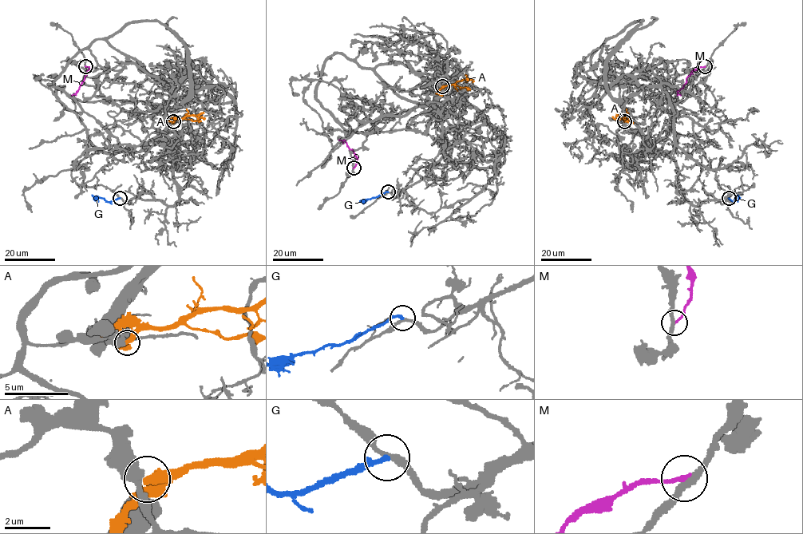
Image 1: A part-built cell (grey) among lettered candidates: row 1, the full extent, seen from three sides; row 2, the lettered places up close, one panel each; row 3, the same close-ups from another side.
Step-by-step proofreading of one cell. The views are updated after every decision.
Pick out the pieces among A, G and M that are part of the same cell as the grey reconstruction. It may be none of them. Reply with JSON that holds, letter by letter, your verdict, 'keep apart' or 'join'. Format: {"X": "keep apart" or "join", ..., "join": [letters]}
{"A": "keep apart", "G": "join", "M": "keep apart", "join": ["G"]}

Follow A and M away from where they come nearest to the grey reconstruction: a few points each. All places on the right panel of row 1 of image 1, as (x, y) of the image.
A: (624, 121), (619, 115), (615, 119), (612, 116)
M: (705, 67), (694, 69), (677, 96)

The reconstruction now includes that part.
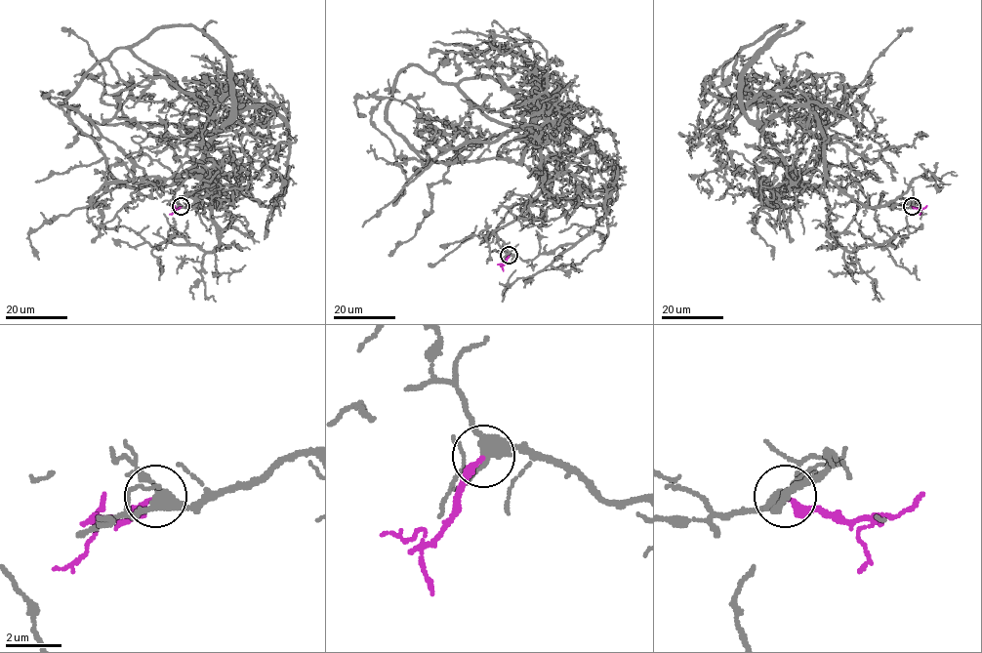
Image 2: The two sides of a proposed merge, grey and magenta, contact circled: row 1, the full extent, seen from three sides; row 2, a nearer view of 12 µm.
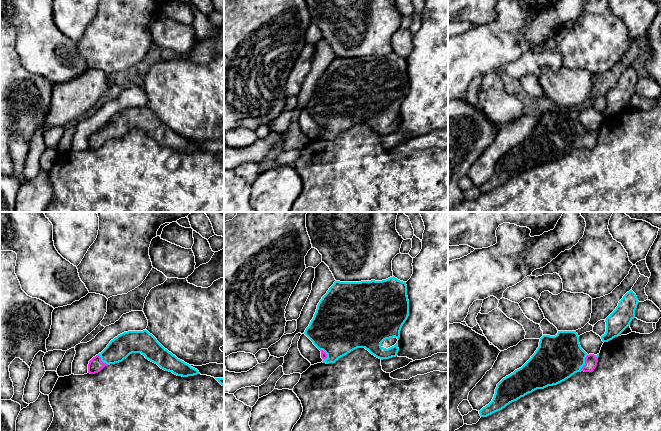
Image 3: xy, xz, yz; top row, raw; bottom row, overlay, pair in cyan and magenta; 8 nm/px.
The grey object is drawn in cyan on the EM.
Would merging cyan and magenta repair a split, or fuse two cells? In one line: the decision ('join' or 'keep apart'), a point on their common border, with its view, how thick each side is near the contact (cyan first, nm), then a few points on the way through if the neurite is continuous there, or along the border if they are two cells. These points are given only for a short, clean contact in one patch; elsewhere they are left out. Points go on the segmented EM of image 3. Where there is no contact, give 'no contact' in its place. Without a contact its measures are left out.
join; meets cyan in yz at (584, 362); 360 nm thick on the cyan side, 100 nm on the other; runs through yz (557, 358), (572, 358), (584, 362), (591, 361)

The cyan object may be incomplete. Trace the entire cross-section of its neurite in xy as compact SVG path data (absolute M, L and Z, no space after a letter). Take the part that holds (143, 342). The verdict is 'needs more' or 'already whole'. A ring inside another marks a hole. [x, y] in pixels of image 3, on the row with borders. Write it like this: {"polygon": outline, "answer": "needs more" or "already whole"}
{"polygon": "M147 330L128 331L115 337L101 353L89 361L88 373L98 373L107 365L122 362L132 353L141 353L161 369L177 376L200 374L197 369L165 349Z", "answer": "needs more"}

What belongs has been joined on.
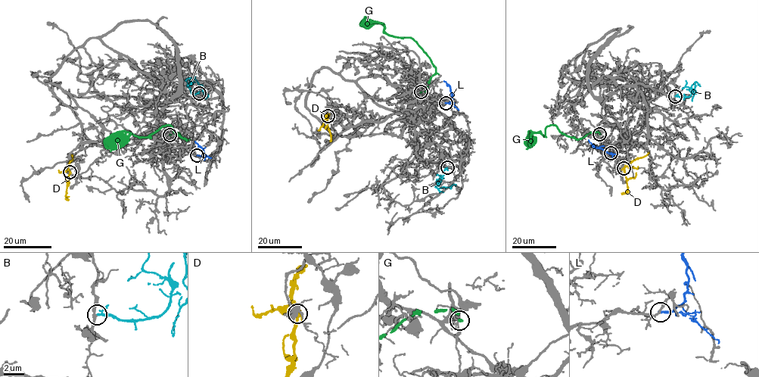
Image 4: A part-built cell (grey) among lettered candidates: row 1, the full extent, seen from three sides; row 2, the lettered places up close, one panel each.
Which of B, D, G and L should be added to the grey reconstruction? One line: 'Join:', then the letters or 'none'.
Join: B

